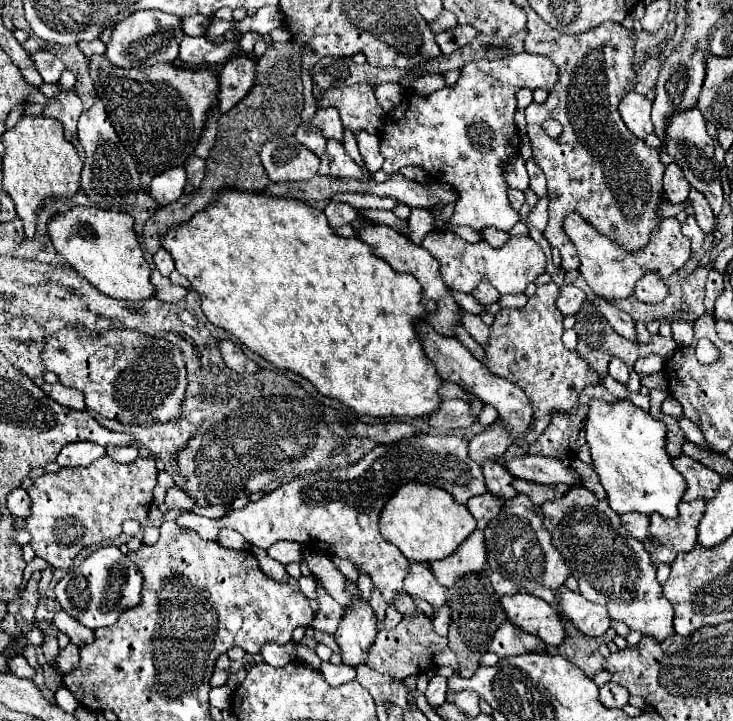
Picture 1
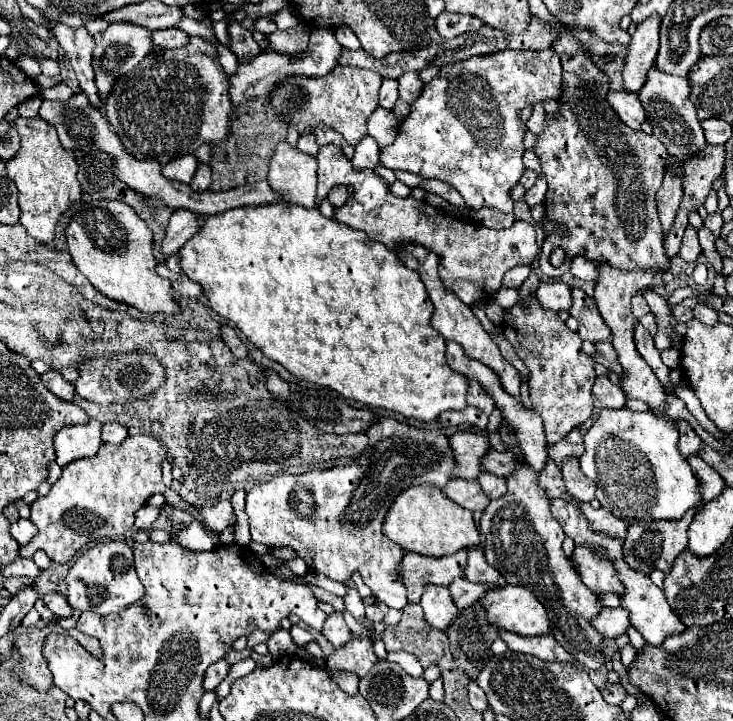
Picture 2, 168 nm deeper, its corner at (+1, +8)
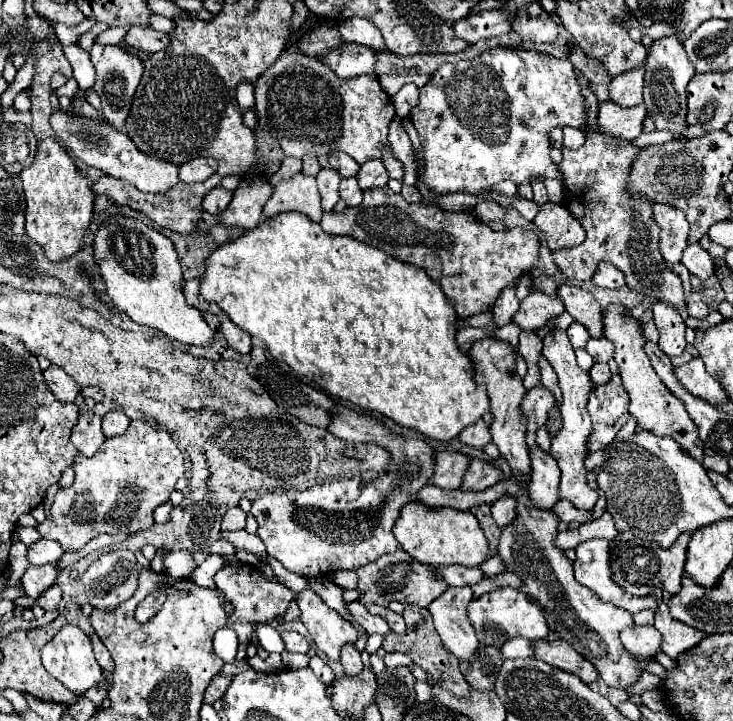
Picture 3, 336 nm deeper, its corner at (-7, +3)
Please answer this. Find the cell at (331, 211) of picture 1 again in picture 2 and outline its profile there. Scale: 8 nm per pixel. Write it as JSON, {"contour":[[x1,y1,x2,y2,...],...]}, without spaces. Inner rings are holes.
{"contour":[[335,186,331,192,329,192,329,202,335,206,335,208,341,208,345,202,347,202,349,194,347,194,347,188,345,186]]}

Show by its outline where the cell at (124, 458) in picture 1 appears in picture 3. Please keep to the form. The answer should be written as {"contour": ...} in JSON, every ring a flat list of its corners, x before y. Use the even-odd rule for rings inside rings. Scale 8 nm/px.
{"contour":[[111,411,103,417,103,431,105,437,115,437,115,435,123,435,129,427,129,417,123,411]]}

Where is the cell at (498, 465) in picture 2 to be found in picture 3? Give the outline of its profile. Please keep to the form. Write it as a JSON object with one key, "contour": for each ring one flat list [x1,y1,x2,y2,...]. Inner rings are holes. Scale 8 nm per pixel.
{"contour":[[473,459,467,467,465,479,463,479,463,489,471,491,483,491,491,485,495,485,499,479,503,479,501,469,497,469,493,463,483,461,483,459]]}

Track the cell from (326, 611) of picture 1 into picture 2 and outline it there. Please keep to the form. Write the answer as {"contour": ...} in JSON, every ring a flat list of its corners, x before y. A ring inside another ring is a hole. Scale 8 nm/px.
{"contour":[[335,612,335,614,331,614,327,618,325,628,323,628,323,634,325,634,325,638,331,642,331,646,335,650,341,648,341,646,345,646,351,640,351,630,347,628,341,612]]}

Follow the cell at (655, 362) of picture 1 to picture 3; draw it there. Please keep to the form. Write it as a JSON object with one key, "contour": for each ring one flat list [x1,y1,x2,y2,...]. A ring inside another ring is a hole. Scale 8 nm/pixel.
{"contour":[[657,301,653,305,653,313,655,325,659,329,659,349,669,357,681,355,687,341,685,341,685,323,679,311,663,301]]}

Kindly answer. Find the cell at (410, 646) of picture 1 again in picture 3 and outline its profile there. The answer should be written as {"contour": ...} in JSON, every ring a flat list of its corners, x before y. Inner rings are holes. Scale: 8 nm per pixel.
{"contour":[[405,605,403,617,405,617,405,621,407,621,407,633,405,633,405,635,395,635,393,631,387,633,387,635,385,635,385,641,383,641,383,649,385,649,387,653,399,651,399,653,409,655,419,667,423,667,423,669,433,677,435,683,439,683,439,687,443,687,445,691,451,691,451,693,453,693,455,697,459,697,459,699,461,699,461,697,467,699,471,687,467,687,467,681,463,679,463,673,459,671,459,659,455,659,455,655,451,655,451,653,443,647,443,643,441,643,437,631,435,631,435,627,433,627,431,613,429,613,427,609,423,609,423,607]]}

